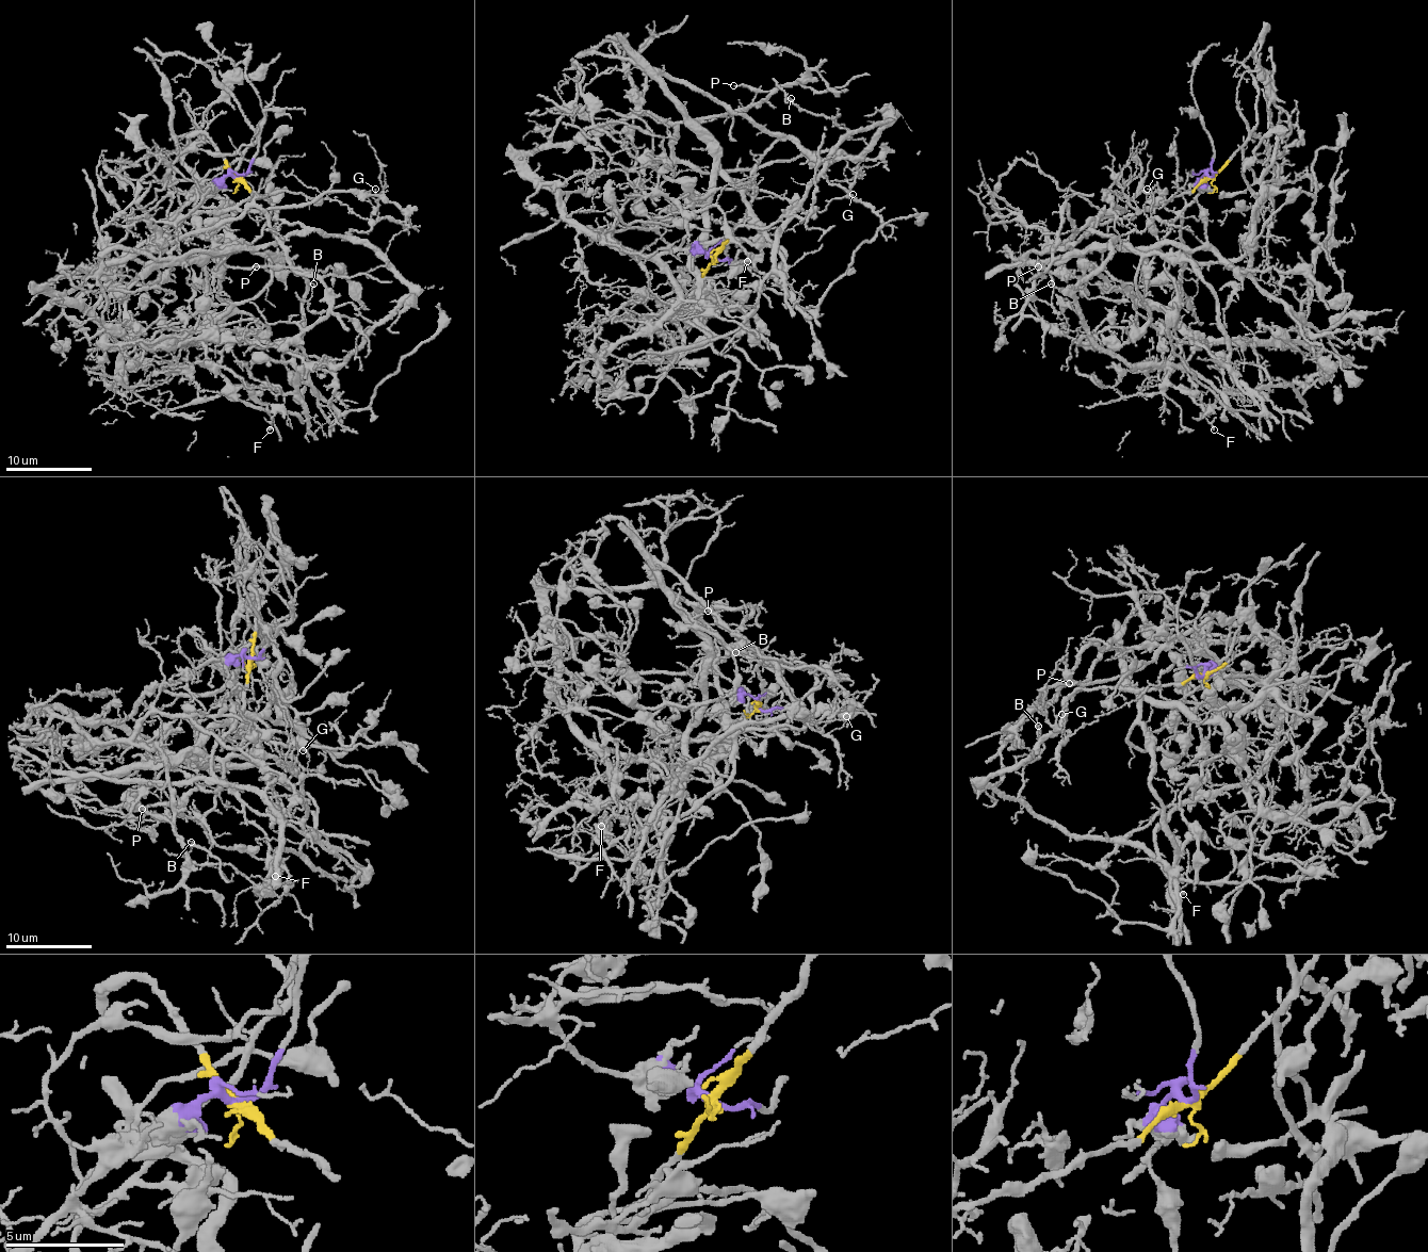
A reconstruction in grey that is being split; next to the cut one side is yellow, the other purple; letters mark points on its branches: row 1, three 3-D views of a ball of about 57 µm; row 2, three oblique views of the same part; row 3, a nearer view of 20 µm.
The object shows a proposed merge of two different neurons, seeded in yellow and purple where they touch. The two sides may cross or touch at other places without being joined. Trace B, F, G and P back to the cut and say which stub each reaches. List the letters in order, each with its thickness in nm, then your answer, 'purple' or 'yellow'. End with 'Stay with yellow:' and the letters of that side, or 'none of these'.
B: 140 nm thick; yellow
F: 110 nm thick; purple
G: 90 nm thick; yellow
P: 120 nm thick; purple
Stay with yellow: B, G

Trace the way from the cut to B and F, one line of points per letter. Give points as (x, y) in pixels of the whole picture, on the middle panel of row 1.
B: (714, 259), (774, 143), (854, 158), (886, 124), (845, 130), (791, 98)
F: (714, 257), (655, 231), (571, 223), (666, 255), (716, 206), (746, 261)

